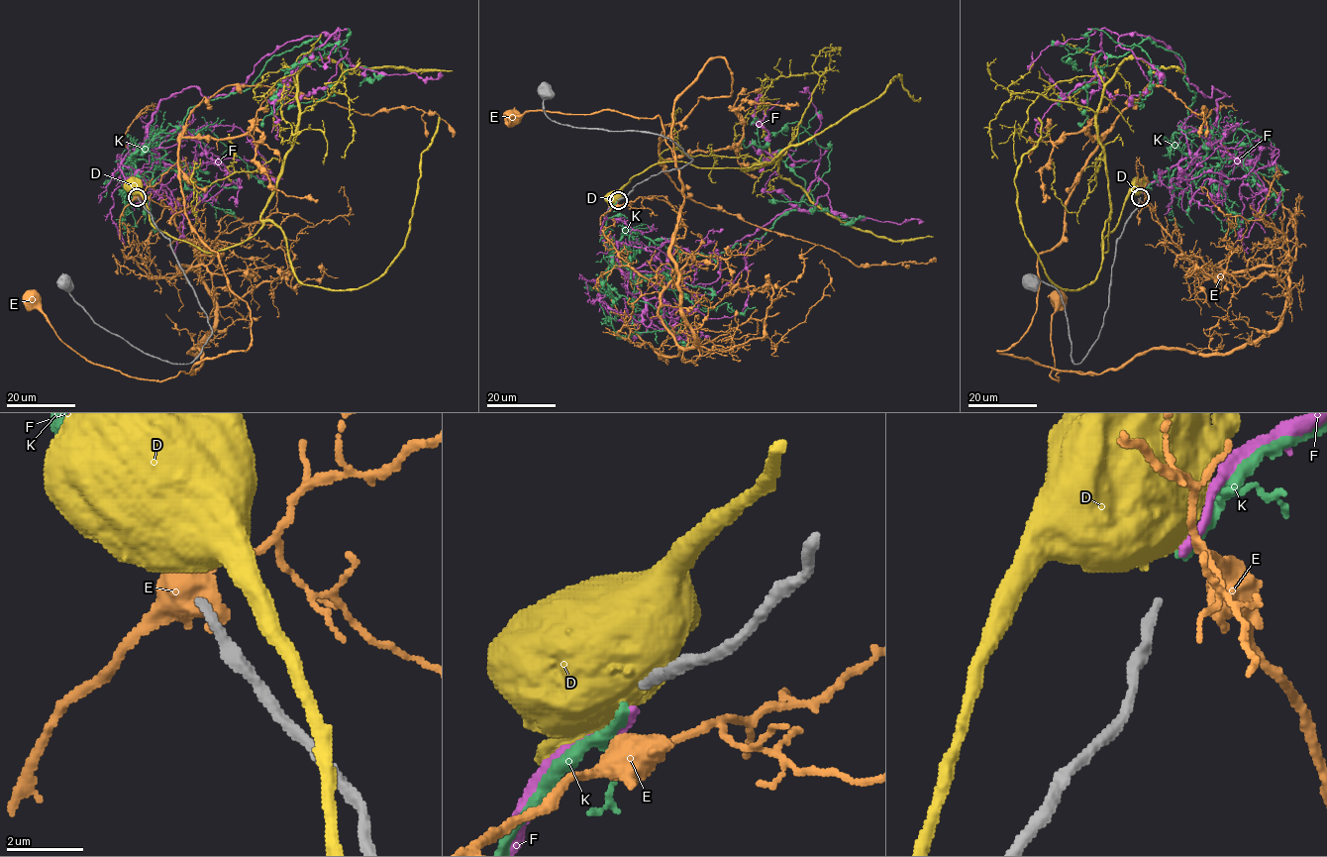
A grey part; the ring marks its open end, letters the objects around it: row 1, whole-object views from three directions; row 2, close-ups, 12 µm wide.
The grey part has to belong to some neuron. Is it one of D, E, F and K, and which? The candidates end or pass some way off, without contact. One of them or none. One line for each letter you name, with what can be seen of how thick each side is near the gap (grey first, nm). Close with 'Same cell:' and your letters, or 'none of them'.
K: 240 nm thick on the grey side, 240 nm on the other
Same cell: K

